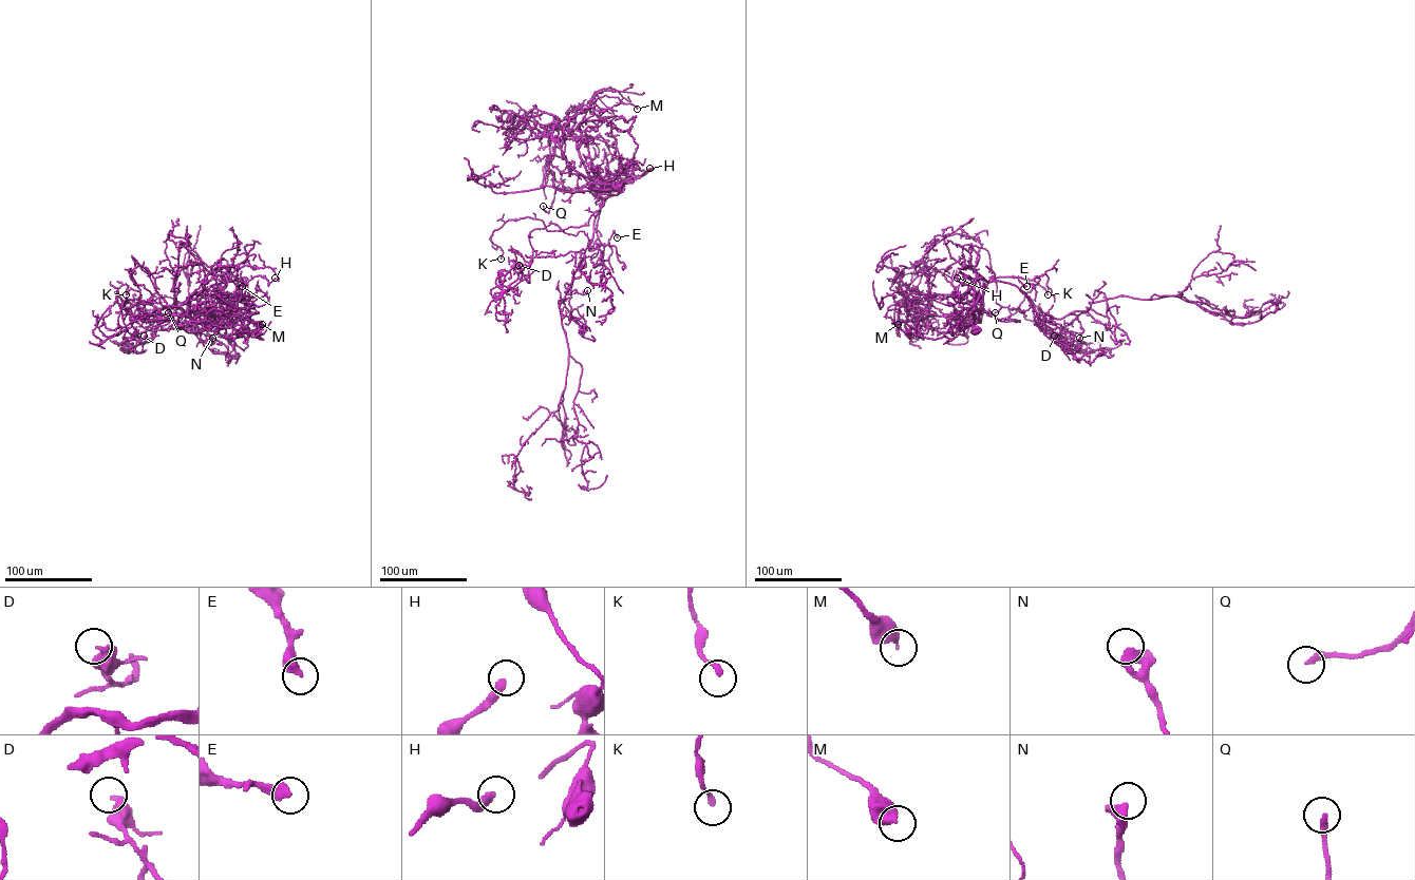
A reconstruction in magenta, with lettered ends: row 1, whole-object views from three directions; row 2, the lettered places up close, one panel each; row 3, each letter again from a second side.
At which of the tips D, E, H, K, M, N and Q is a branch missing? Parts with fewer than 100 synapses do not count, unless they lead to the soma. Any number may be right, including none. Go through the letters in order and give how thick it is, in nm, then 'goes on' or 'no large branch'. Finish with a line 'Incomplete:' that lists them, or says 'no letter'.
D: calibre 440 nm; no large branch
E: calibre 480 nm; no large branch
H: calibre 360 nm; no large branch
K: calibre 200 nm; no large branch
M: calibre 400 nm; no large branch
N: calibre 500 nm; no large branch
Q: calibre 240 nm; no large branch
Incomplete: no letter

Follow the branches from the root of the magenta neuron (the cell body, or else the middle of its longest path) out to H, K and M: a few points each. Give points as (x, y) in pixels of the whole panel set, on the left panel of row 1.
H: (243, 329), (249, 317), (245, 308), (248, 293), (245, 283), (259, 275), (269, 283), (275, 278)
K: (243, 329), (246, 278), (227, 317), (215, 322), (133, 317), (115, 292), (126, 284), (126, 294)
M: (243, 329), (248, 317), (200, 331), (188, 332), (184, 327), (191, 321), (204, 321), (213, 308), (262, 324)

